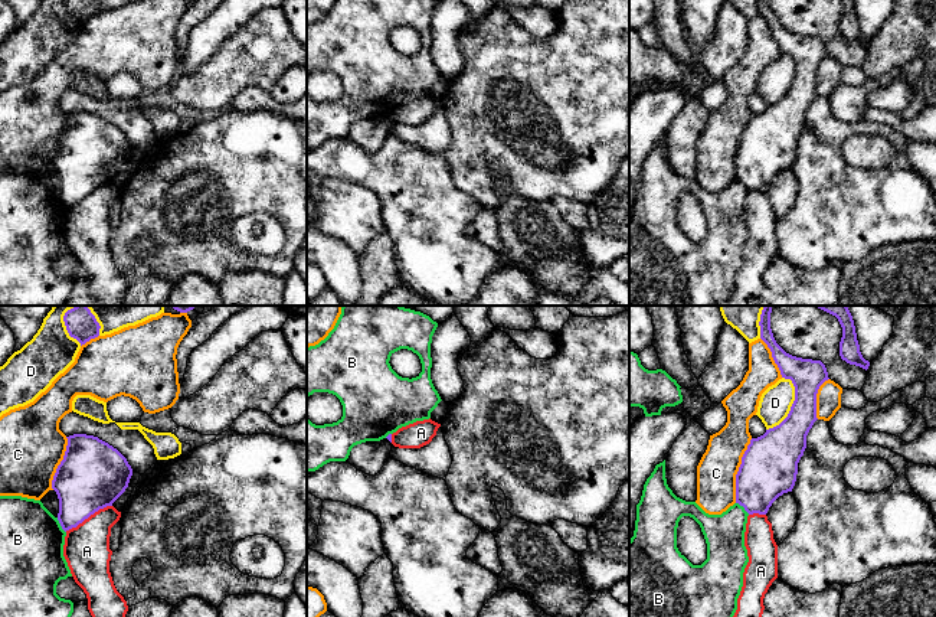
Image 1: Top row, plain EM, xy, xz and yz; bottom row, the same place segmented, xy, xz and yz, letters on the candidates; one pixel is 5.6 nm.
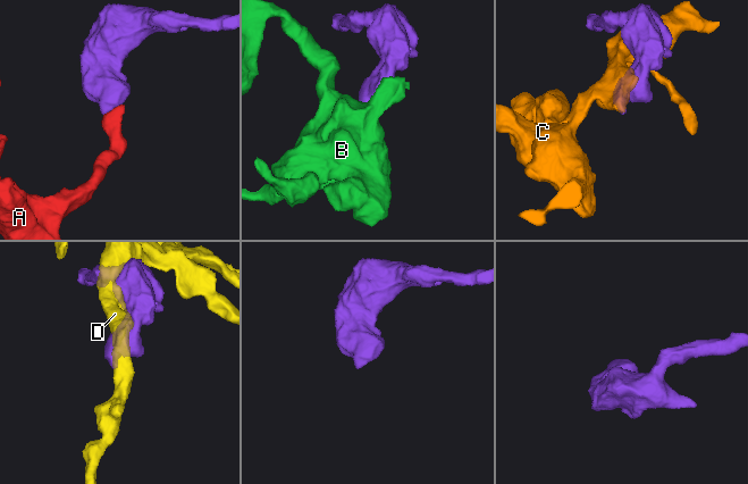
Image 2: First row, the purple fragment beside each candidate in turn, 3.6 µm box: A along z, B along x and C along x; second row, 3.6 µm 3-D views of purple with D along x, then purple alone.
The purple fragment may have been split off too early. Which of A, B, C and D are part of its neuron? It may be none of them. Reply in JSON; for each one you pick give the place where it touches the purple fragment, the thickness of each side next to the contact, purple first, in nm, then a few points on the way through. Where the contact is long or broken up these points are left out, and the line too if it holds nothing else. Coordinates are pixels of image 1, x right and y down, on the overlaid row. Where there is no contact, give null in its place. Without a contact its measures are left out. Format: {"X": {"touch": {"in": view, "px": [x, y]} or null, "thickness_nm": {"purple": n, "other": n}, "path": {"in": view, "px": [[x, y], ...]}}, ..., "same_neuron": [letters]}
{"same_neuron": []}

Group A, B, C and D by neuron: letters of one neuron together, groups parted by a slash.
A / B / C / D

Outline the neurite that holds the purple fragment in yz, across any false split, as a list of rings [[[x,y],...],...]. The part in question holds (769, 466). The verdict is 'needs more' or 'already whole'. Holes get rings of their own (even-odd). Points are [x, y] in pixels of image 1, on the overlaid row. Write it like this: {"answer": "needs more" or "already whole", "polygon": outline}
{"answer": "already whole", "polygon": [[[773,306],[760,314],[760,339],[768,345],[782,378],[795,386],[795,401],[788,417],[776,427],[752,438],[736,474],[736,503],[749,515],[766,515],[772,503],[792,492],[798,463],[806,448],[806,435],[816,418],[816,394],[828,381],[821,360],[802,359],[786,353],[775,340],[770,329]]]}

